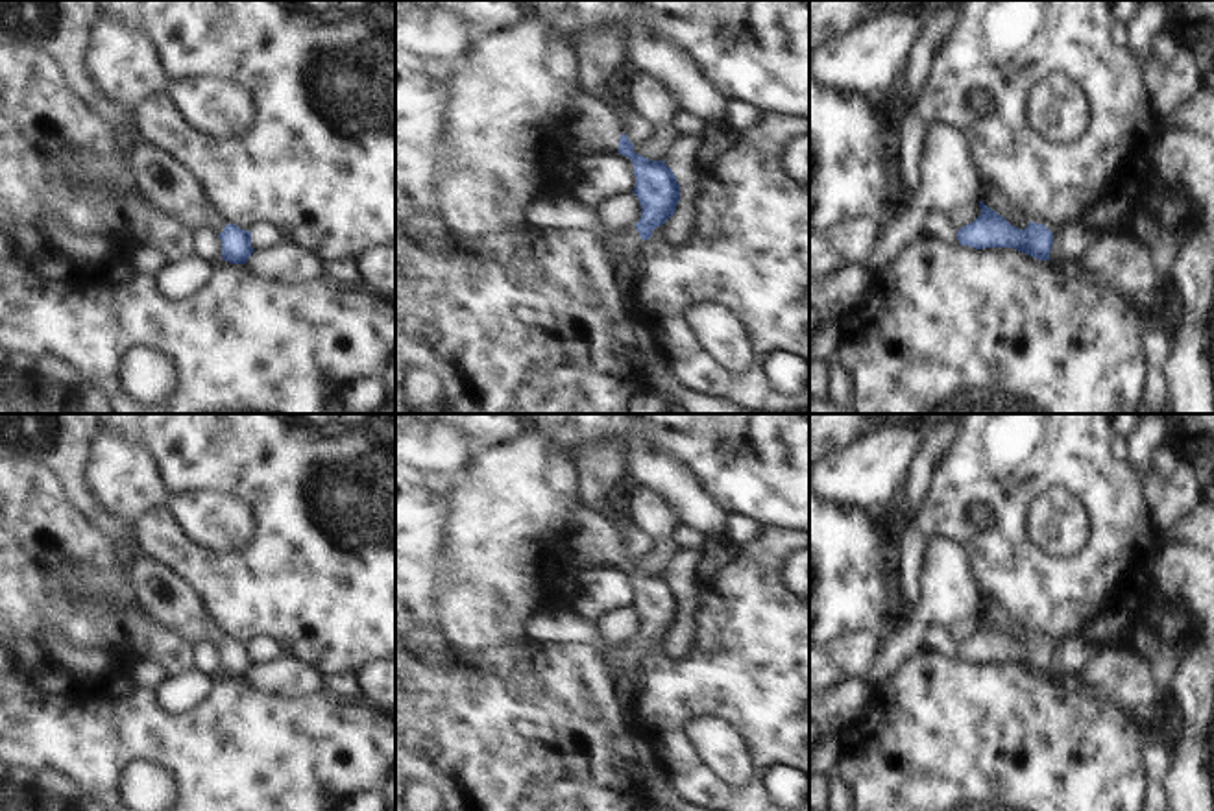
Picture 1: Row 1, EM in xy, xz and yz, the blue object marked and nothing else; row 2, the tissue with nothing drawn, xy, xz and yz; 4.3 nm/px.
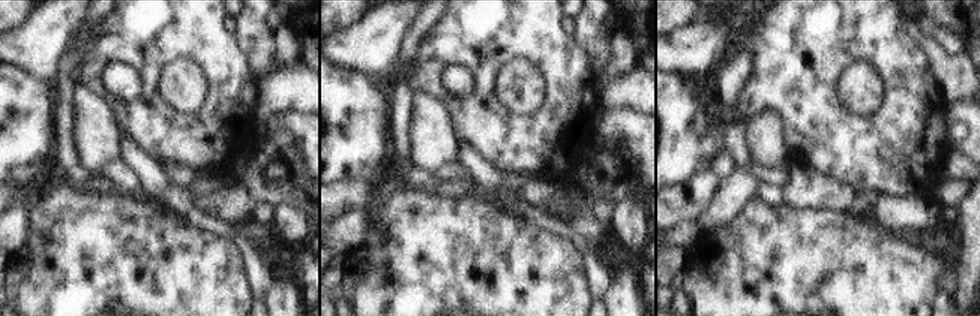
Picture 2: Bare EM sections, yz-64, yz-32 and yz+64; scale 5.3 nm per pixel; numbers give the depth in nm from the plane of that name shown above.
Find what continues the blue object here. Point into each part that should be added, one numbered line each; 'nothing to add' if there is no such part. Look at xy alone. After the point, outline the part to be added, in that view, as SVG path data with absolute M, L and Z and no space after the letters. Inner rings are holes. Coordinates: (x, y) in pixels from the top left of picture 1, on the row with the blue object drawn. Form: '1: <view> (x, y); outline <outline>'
1: xy (63, 28); outline M0 0L0 46L17 42L52 54L67 72L70 89L105 113L135 139L133 172L153 209L196 231L222 233L227 222L209 200L200 179L168 151L142 139L137 113L109 103L91 81L85 57L92 31L102 20L102 0Z

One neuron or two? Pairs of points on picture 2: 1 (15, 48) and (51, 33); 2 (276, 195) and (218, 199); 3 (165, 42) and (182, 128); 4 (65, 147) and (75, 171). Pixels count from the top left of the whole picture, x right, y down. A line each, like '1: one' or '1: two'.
1: one
2: one
3: one
4: one

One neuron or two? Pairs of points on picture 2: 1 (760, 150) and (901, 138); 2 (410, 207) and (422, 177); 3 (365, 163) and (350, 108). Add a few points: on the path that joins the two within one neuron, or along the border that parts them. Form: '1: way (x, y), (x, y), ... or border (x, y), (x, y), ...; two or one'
1: border (779, 113), (793, 158); two
2: border (405, 184), (437, 193); two
3: way (351, 150), (350, 122); one

